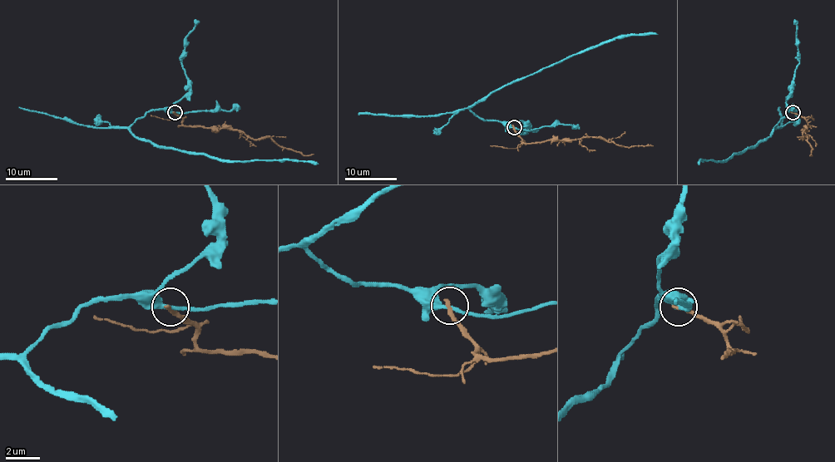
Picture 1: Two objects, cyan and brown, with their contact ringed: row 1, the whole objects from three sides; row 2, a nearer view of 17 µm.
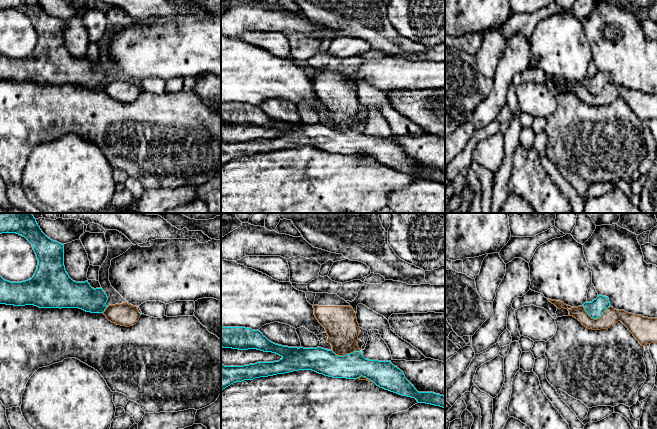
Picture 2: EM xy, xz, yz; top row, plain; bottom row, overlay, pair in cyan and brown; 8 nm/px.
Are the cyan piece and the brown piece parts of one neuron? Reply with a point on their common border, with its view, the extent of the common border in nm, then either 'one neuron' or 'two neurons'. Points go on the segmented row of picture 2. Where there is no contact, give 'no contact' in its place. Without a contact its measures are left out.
yz (595, 318) | 240 nm | two neurons

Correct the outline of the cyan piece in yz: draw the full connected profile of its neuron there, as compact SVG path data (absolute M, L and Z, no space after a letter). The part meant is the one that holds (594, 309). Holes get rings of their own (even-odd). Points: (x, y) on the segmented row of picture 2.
M598 295L592 302L585 302L583 307L587 314L593 318L598 319L603 312L610 307L609 298L606 296Z

